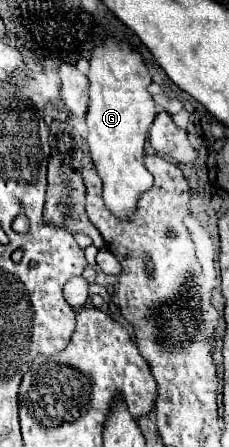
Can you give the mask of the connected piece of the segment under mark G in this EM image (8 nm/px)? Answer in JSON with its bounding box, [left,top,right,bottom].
[87,37,157,217]

